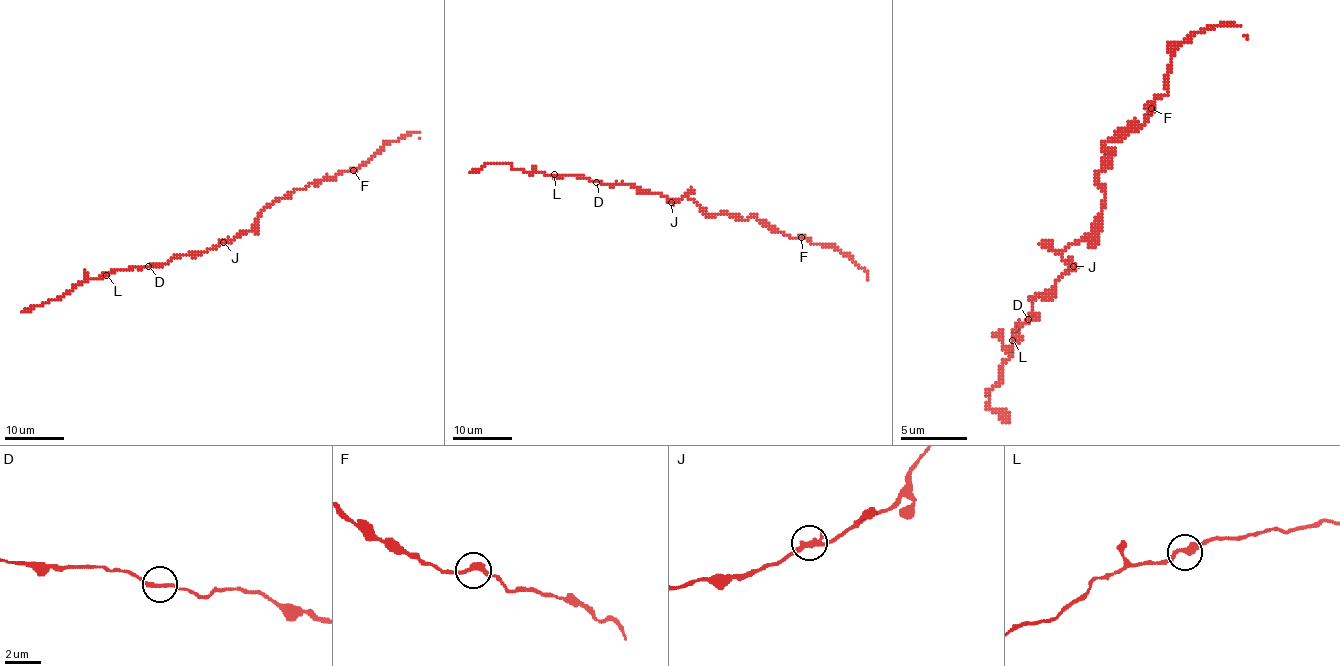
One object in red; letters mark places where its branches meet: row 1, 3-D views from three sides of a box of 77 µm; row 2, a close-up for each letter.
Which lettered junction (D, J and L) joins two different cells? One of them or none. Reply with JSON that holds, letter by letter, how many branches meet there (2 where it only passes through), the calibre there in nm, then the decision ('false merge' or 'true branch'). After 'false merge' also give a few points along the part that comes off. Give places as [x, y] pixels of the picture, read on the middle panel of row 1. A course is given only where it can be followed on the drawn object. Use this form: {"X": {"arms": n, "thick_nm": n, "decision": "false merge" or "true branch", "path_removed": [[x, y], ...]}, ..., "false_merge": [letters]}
{"D": {"arms": 2, "thick_nm": 200, "decision": "true branch"}, "J": {"arms": 2, "thick_nm": 340, "decision": "true branch"}, "L": {"arms": 2, "thick_nm": 360, "decision": "true branch"}, "false_merge": []}

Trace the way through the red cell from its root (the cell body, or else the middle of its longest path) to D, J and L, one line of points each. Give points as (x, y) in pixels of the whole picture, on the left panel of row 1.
D: (239, 236), (200, 253), (172, 257), (163, 264), (148, 266)
J: (239, 236), (223, 242)
L: (239, 236), (200, 253), (172, 257), (163, 264), (112, 270), (106, 275)

